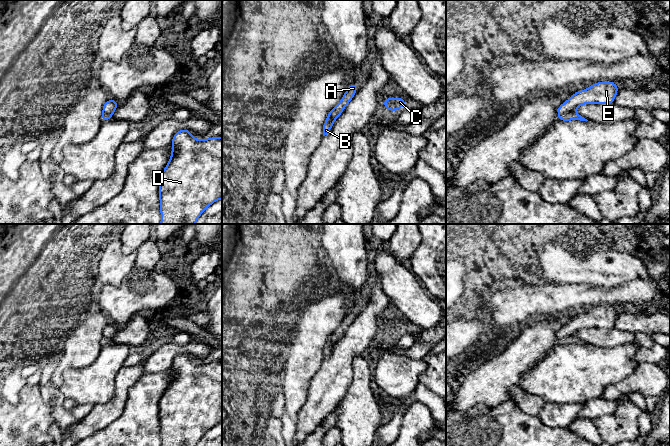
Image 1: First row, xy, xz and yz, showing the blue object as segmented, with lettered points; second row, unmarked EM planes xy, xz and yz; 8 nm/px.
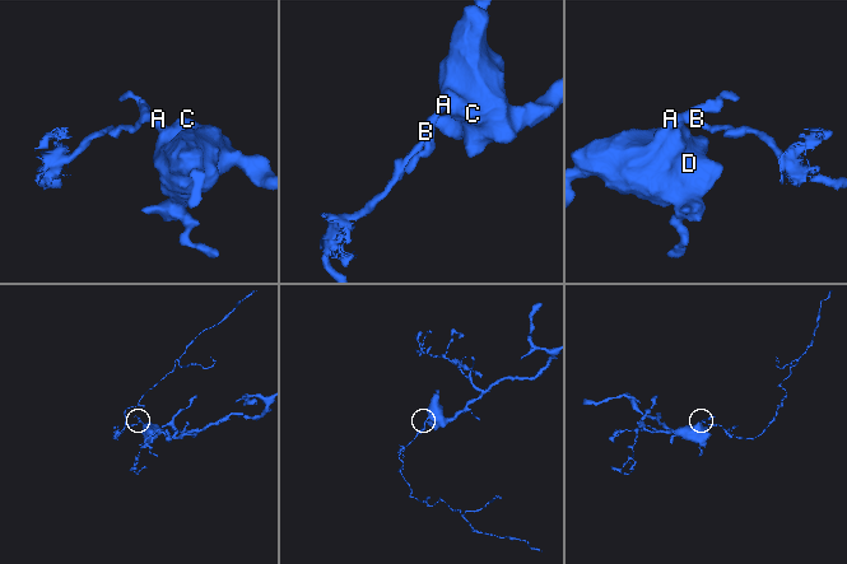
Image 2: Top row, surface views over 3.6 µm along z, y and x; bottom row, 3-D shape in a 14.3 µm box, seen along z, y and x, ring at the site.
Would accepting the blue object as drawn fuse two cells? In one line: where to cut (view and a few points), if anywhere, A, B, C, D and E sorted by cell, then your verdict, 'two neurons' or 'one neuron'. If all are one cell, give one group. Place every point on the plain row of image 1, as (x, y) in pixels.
cut yz (573, 333), (558, 339); groups A C D E / B; two neurons

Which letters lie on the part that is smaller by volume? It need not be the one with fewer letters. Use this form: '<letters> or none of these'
B

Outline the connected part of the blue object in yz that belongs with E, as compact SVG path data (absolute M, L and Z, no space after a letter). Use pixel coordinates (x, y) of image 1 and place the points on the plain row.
M611 305L593 307L590 312L579 314L577 317L571 319L566 326L557 332L557 338L561 339L573 335L583 328L610 329L614 327L618 315L619 312L617 308Z

